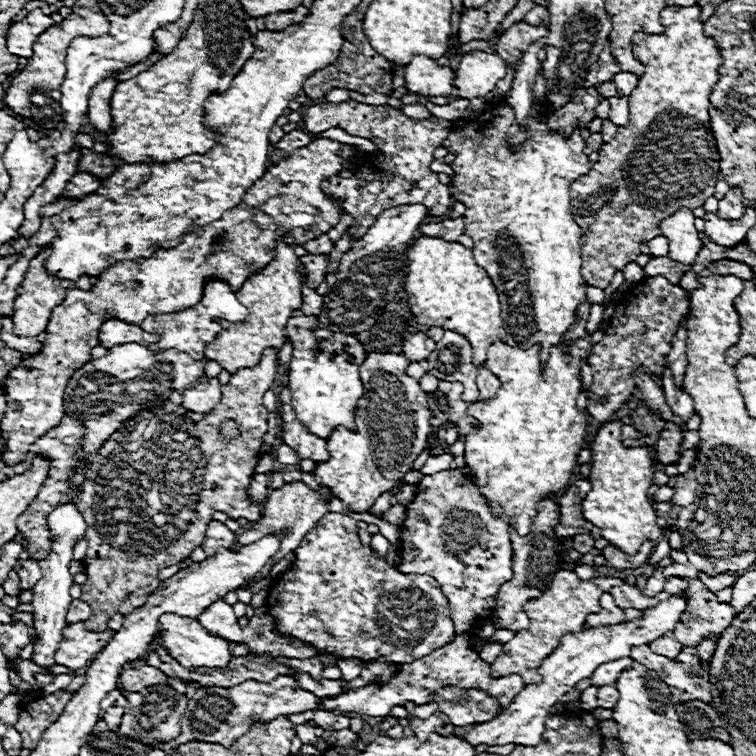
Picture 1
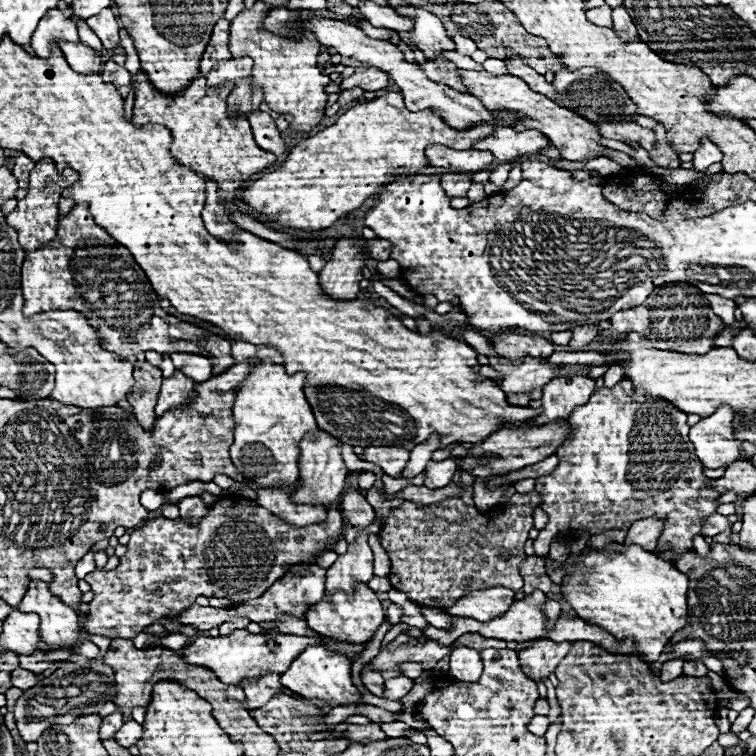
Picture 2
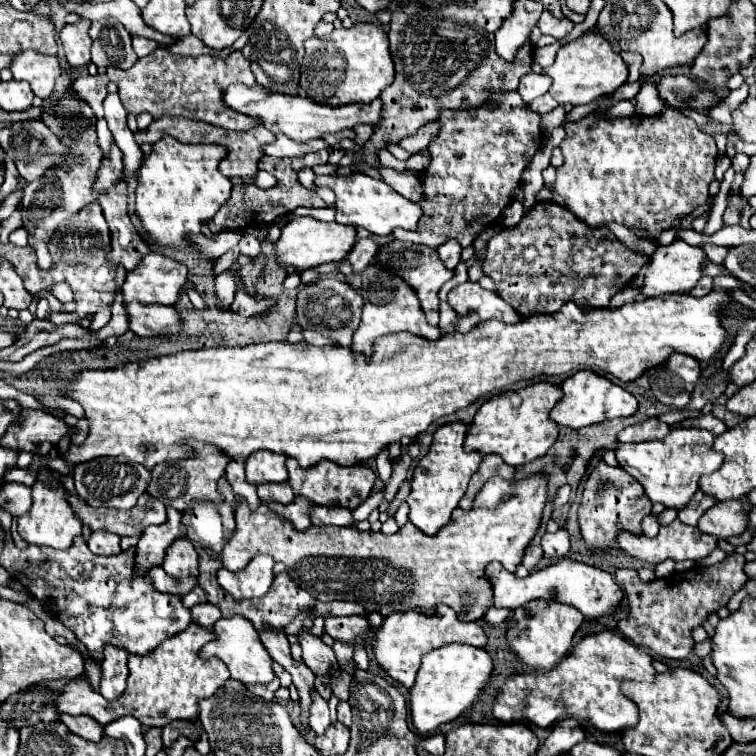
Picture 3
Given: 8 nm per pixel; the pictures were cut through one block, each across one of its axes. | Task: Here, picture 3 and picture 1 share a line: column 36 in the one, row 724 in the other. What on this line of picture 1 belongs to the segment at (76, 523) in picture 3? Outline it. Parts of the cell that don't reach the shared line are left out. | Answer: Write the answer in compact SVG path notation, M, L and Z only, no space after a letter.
M678 594L668 600L662 600L658 606L644 610L638 618L630 622L620 622L620 624L610 624L610 626L600 626L600 628L584 628L580 632L568 632L560 640L560 646L544 658L540 664L540 674L542 682L540 684L530 684L524 686L524 690L508 704L504 714L494 718L492 722L484 722L480 726L474 726L470 732L464 734L468 742L476 744L486 744L486 746L504 746L504 744L516 744L516 746L538 746L542 740L542 734L546 730L544 720L550 714L550 708L574 688L582 678L592 676L592 672L606 662L612 662L616 658L630 656L632 646L642 646L658 636L672 632L674 622L680 620L680 614L686 610L686 596Z

